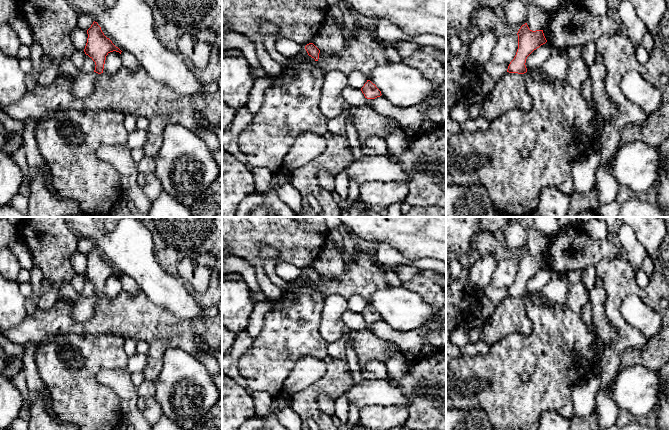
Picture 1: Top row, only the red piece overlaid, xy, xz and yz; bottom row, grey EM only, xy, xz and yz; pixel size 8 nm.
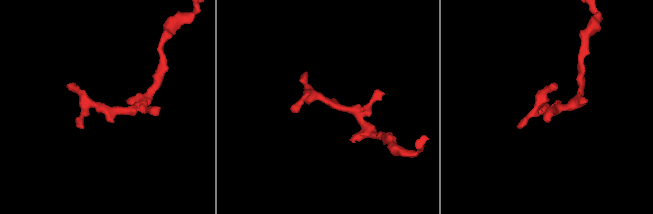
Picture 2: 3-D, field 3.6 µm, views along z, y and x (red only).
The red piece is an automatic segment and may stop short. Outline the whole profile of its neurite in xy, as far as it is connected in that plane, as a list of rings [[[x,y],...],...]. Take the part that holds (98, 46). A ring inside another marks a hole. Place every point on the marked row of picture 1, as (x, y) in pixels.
[[[95,21],[87,30],[87,34],[88,38],[84,52],[95,62],[94,72],[101,74],[103,73],[106,56],[113,51],[120,54],[122,51],[104,35],[101,27]]]

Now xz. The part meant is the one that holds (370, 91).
[[[367,80],[367,82],[361,88],[361,91],[367,99],[375,99],[382,95],[381,91],[370,80]]]

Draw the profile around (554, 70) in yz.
[[[552,49],[552,53],[547,61],[535,69],[527,69],[528,73],[537,74],[539,79],[551,84],[564,84],[569,68],[569,58],[567,50]]]

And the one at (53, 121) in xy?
[[[54,111],[36,124],[35,138],[38,150],[51,171],[51,181],[58,195],[79,203],[82,211],[91,217],[109,216],[115,203],[123,196],[118,171],[101,160],[96,151],[106,145],[127,143],[129,132],[124,126],[124,115],[117,111]]]

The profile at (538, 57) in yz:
[[[546,42],[539,48],[534,50],[526,59],[526,68],[535,69],[542,66],[552,53],[553,47],[550,43]]]

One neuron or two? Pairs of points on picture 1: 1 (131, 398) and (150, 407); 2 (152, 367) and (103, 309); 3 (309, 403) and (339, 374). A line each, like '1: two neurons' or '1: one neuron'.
1: two neurons
2: one neuron
3: one neuron

